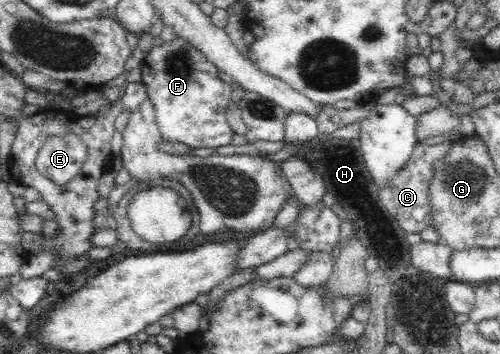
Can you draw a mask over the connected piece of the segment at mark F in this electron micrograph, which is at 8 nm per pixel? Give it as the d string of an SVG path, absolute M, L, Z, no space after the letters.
M178 34L160 45L151 42L139 69L164 141L184 143L192 149L230 143L234 133L226 120L226 109L232 98L232 83L222 81L218 66L198 46Z

